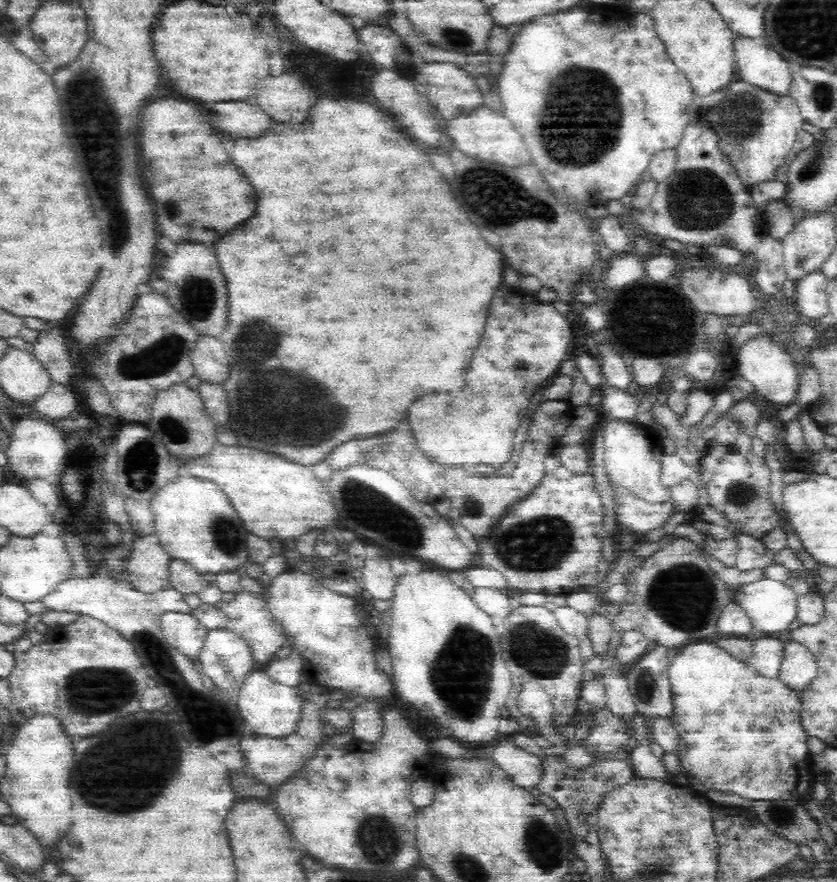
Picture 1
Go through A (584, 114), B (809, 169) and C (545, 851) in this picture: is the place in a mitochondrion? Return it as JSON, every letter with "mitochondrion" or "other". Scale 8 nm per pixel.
{"A":"mitochondrion","B":"mitochondrion","C":"mitochondrion"}

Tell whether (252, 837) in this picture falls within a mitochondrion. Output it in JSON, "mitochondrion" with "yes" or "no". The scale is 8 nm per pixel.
{"mitochondrion":"no"}

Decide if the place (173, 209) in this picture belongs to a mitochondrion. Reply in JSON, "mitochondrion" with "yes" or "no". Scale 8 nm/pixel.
{"mitochondrion":"yes"}

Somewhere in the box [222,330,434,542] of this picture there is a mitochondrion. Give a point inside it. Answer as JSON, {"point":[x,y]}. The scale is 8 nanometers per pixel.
{"point":[280,426]}

